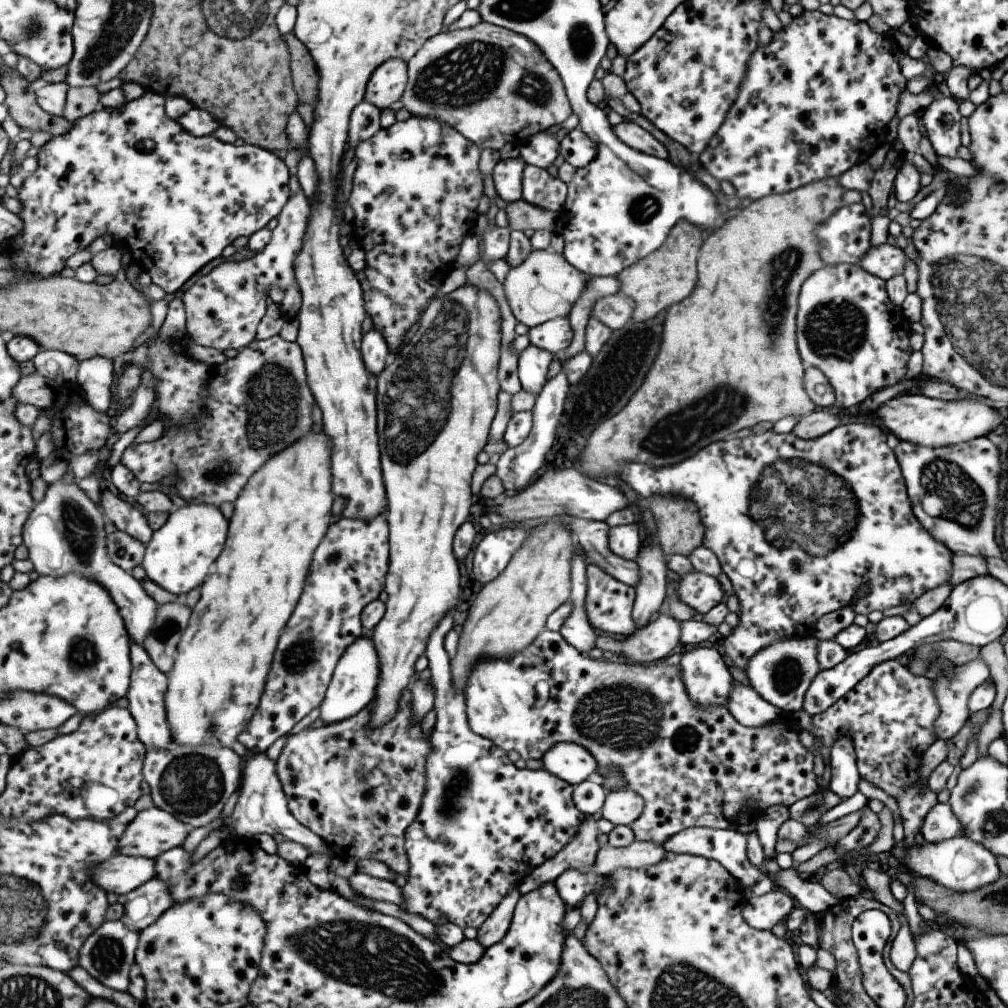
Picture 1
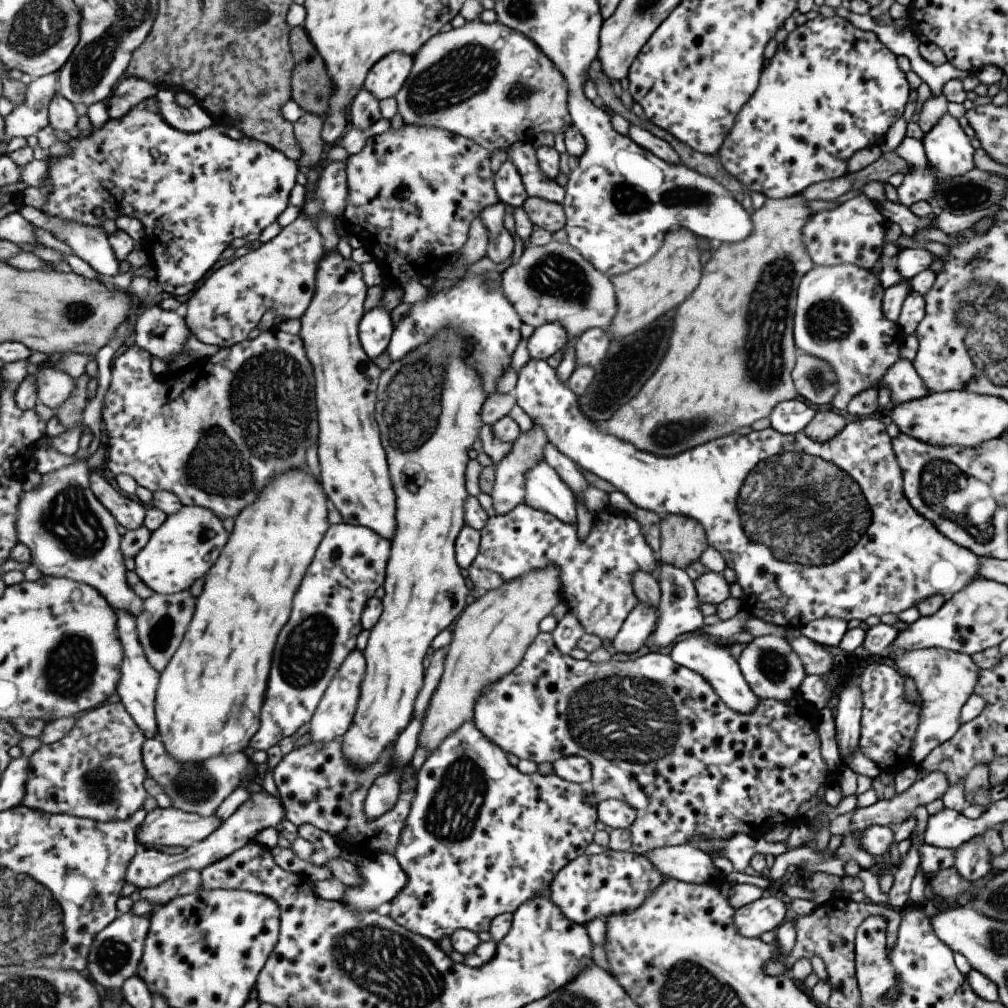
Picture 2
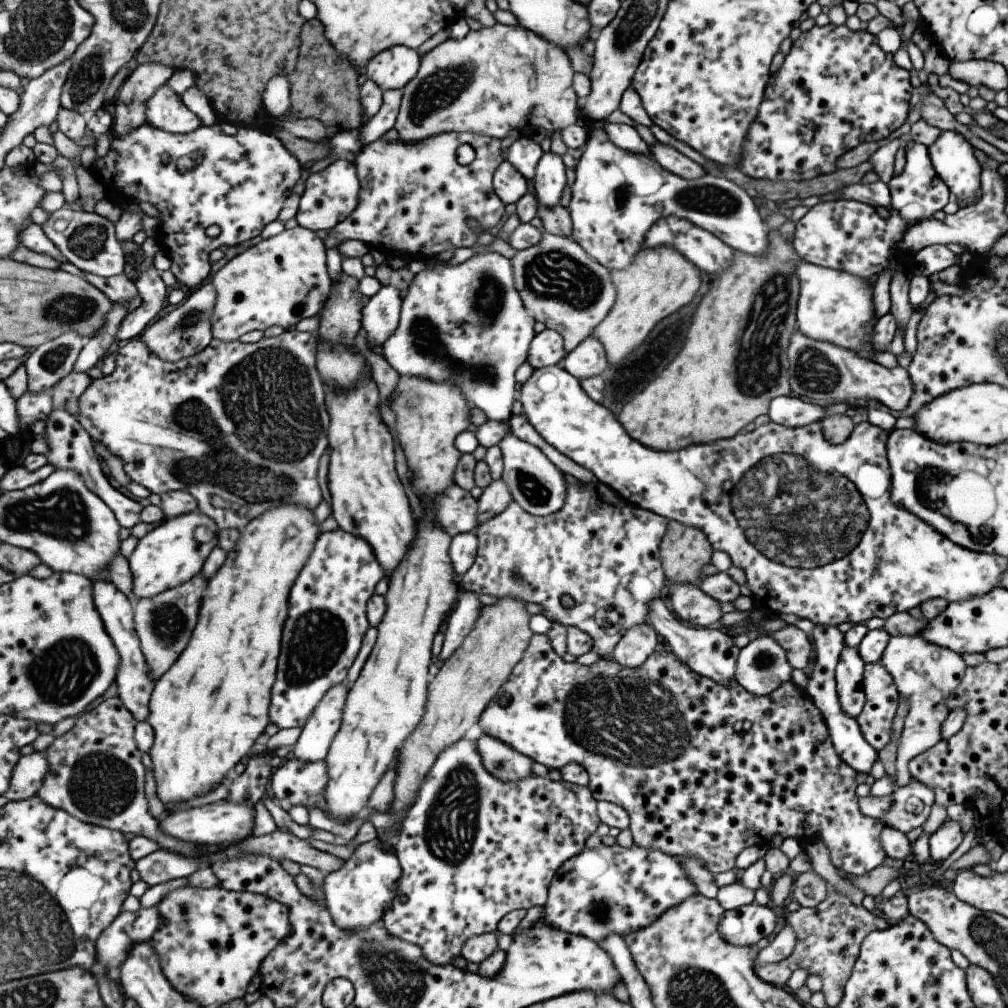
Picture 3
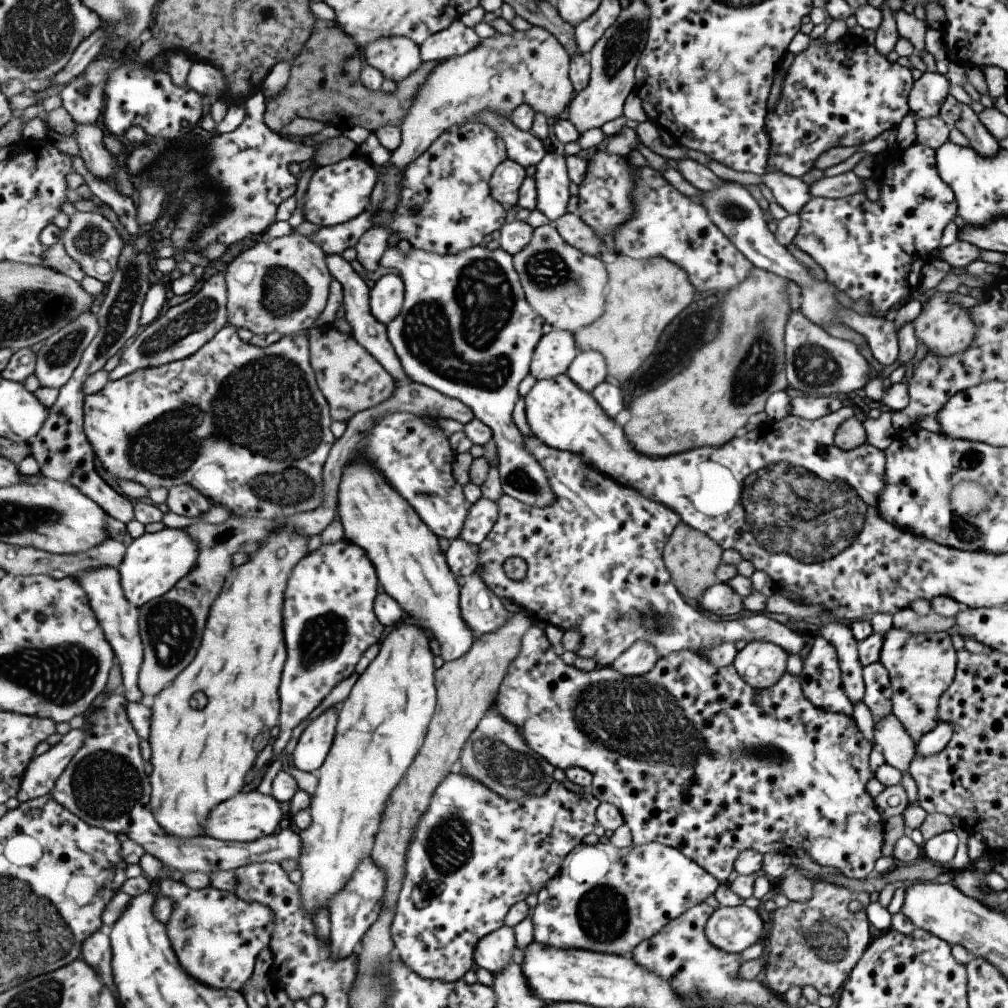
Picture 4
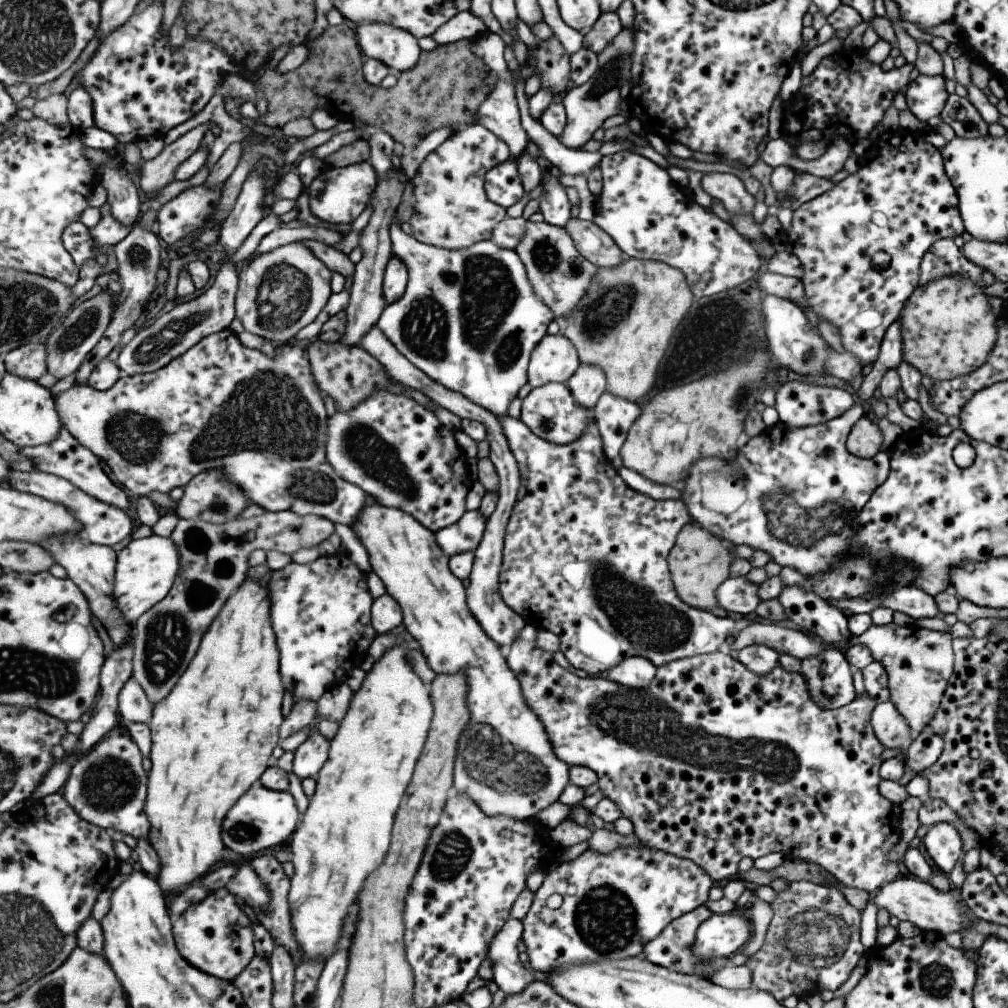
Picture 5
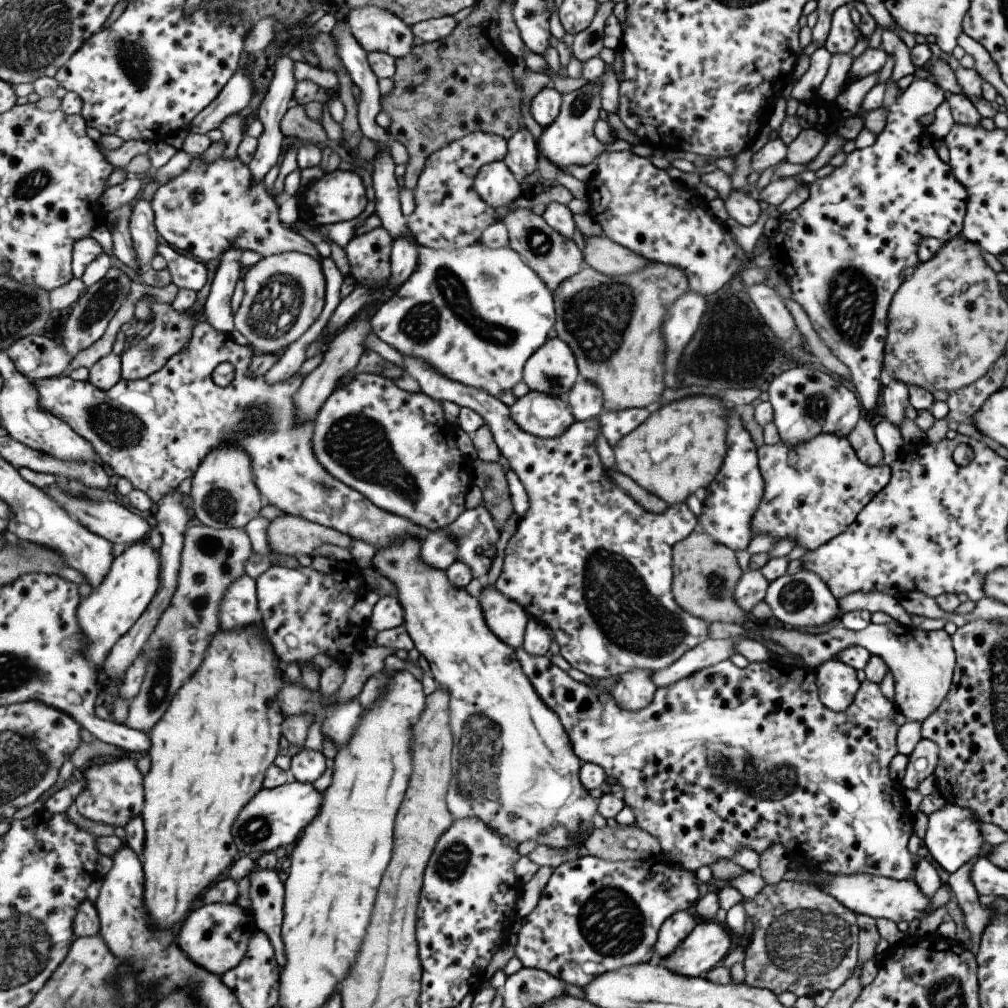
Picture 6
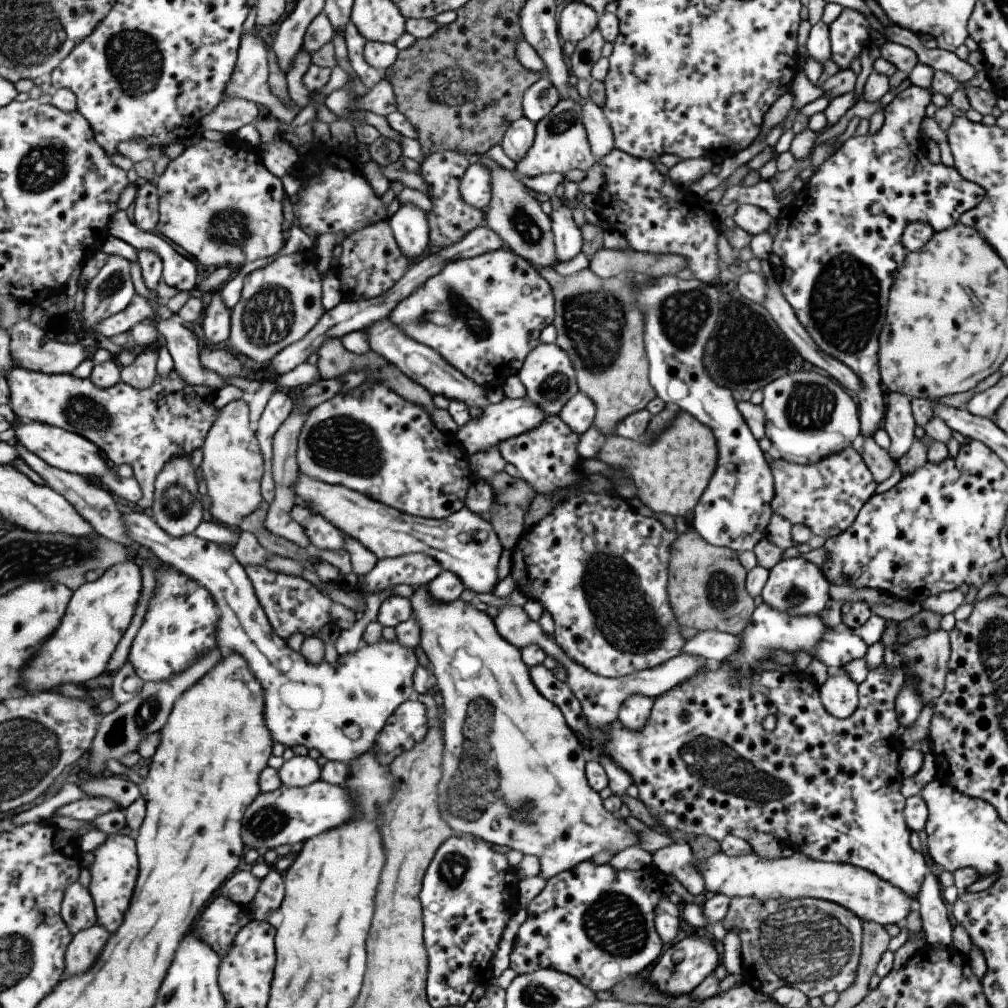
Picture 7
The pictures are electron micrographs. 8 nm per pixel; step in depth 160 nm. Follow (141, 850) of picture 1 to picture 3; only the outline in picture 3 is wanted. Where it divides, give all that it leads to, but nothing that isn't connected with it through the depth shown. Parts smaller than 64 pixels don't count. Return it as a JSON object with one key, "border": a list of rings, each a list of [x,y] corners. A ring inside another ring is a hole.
{"border":[[[230,800],[213,803],[189,810],[177,810],[163,820],[161,830],[173,838],[185,840],[185,842],[195,842],[195,844],[215,845],[233,844],[237,840],[243,841],[250,838],[255,830],[255,810],[254,806],[247,804],[237,804]]]}

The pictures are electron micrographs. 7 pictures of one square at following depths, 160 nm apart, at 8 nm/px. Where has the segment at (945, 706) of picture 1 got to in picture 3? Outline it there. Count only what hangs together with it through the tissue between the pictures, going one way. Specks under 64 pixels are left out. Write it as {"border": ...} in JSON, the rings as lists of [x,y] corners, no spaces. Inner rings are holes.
{"border":[[[889,636],[889,641],[883,650],[879,661],[881,667],[891,676],[898,700],[908,702],[908,710],[903,720],[903,730],[897,742],[897,757],[895,760],[895,786],[905,787],[909,784],[910,773],[907,762],[940,742],[939,728],[948,714],[945,700],[957,688],[963,677],[966,665],[961,655],[936,646],[933,642],[923,640],[921,636]]]}

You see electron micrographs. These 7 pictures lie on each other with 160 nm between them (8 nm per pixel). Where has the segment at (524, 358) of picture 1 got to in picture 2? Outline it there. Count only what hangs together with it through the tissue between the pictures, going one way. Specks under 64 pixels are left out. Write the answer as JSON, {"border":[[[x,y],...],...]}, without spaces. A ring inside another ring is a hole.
{"border":[[[531,358],[518,372],[518,385],[515,395],[519,406],[531,415],[535,423],[543,425],[548,432],[551,443],[556,444],[566,455],[569,455],[579,466],[610,482],[617,491],[623,491],[637,506],[655,511],[659,516],[669,514],[687,515],[700,522],[706,533],[706,542],[716,550],[725,561],[726,567],[735,572],[735,580],[741,587],[742,606],[747,609],[749,616],[764,617],[765,622],[771,622],[785,629],[798,629],[804,624],[821,617],[837,617],[846,621],[859,619],[864,621],[868,616],[883,615],[904,611],[915,607],[918,602],[931,595],[940,594],[945,600],[951,598],[960,588],[977,577],[978,556],[966,548],[953,544],[945,538],[926,518],[917,514],[907,502],[902,491],[901,471],[892,451],[891,438],[886,431],[886,419],[882,421],[873,418],[861,418],[846,424],[825,442],[818,443],[803,431],[784,435],[771,427],[760,431],[751,431],[745,436],[729,434],[707,444],[695,446],[674,457],[658,457],[647,451],[639,450],[633,443],[625,442],[605,431],[604,425],[596,425],[580,409],[578,394],[564,383],[558,375],[558,370],[549,366],[545,360]]]}

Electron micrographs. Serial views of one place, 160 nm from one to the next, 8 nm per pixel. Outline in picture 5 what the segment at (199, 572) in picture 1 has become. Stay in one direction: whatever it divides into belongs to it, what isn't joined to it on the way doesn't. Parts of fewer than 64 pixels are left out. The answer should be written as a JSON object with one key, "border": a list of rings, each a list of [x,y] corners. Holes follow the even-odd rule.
{"border":[[[135,538],[127,542],[126,548],[118,554],[118,567],[115,574],[115,600],[127,624],[134,625],[149,610],[154,609],[171,593],[181,570],[179,546],[172,538]]]}

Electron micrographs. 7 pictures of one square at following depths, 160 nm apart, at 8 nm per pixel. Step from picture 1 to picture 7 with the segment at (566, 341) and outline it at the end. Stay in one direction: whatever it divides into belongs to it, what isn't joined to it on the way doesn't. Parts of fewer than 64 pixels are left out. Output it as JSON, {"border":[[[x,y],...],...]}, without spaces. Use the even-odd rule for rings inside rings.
{"border":[[[556,342],[541,343],[534,348],[519,371],[518,378],[526,388],[527,397],[543,407],[549,415],[559,415],[563,407],[580,391],[578,373],[567,351]]]}

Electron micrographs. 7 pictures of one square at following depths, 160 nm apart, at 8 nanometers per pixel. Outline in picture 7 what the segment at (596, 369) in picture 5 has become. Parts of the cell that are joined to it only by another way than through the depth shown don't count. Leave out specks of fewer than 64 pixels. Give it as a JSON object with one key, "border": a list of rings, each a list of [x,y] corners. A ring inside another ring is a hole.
{"border":[[[580,390],[574,397],[571,397],[559,415],[574,431],[581,435],[595,425],[596,414],[595,401],[586,392]]]}

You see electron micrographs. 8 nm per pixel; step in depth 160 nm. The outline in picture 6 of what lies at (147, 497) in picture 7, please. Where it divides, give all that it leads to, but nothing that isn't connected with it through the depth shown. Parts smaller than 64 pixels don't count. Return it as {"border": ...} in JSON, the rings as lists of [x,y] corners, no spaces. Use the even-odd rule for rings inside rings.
{"border":[[[203,320],[195,326],[189,348],[173,356],[162,370],[149,378],[123,378],[111,390],[100,390],[90,381],[77,381],[65,375],[35,380],[33,384],[39,390],[39,406],[43,410],[61,418],[72,430],[83,436],[87,442],[91,442],[95,452],[99,454],[100,461],[113,476],[128,479],[134,488],[145,492],[155,504],[160,503],[173,490],[178,490],[187,478],[194,477],[211,450],[229,444],[243,446],[251,454],[257,486],[266,504],[277,506],[289,515],[296,515],[343,532],[353,539],[370,544],[376,552],[383,548],[387,550],[387,546],[393,546],[397,542],[403,544],[407,538],[423,541],[430,532],[425,526],[419,526],[407,518],[379,508],[361,492],[343,484],[319,464],[313,450],[315,421],[299,424],[293,404],[293,396],[303,386],[305,377],[295,374],[287,382],[271,386],[264,376],[253,376],[253,351],[248,344],[239,346],[230,335],[221,334],[219,330],[215,330],[215,326]],[[222,362],[230,363],[234,367],[234,379],[224,388],[213,382],[213,370]],[[484,505],[471,510],[466,509],[453,524],[445,526],[443,530],[451,536],[451,540],[455,540],[459,548],[457,561],[465,562],[473,570],[473,578],[484,579],[493,566],[493,560],[497,556],[497,542],[501,538],[501,530],[491,516],[491,512]]]}

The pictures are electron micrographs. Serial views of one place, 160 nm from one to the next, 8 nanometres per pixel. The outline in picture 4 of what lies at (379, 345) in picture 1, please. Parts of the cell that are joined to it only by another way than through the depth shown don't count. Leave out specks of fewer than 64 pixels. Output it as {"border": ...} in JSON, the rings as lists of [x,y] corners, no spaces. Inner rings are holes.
{"border":[[[385,274],[371,289],[370,308],[375,319],[389,327],[389,324],[403,311],[406,287],[399,274]]]}

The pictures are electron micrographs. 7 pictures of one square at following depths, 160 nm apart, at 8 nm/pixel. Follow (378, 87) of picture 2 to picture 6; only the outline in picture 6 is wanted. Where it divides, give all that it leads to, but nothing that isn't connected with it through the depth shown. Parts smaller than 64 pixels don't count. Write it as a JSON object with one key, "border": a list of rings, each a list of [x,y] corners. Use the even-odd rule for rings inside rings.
{"border":[[[361,6],[347,11],[346,18],[353,35],[368,52],[381,50],[399,59],[414,50],[412,27],[389,10],[379,6]]]}

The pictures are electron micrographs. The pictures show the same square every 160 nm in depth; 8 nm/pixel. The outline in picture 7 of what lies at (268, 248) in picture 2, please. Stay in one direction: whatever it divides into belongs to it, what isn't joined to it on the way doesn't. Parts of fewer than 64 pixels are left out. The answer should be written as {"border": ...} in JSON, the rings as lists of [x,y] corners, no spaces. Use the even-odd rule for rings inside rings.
{"border":[[[295,253],[292,255],[279,256],[278,259],[271,261],[262,269],[255,269],[253,272],[249,273],[244,280],[242,296],[239,302],[232,308],[232,321],[231,321],[231,334],[228,342],[230,343],[230,348],[233,348],[238,354],[244,354],[249,359],[255,362],[272,362],[275,357],[278,356],[282,350],[285,350],[288,346],[293,345],[296,342],[299,342],[302,338],[305,338],[311,330],[315,328],[315,325],[322,320],[323,315],[327,312],[326,307],[324,306],[323,297],[324,297],[324,286],[323,286],[323,274],[321,274],[318,269],[317,262],[309,262],[305,258],[305,254]]]}

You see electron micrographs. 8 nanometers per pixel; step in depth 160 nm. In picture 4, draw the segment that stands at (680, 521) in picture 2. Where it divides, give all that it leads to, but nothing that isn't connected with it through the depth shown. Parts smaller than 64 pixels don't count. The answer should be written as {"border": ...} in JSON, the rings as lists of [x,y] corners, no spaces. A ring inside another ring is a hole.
{"border":[[[679,524],[663,546],[662,560],[679,595],[697,602],[701,594],[715,584],[715,570],[721,564],[721,554],[721,548],[709,536],[687,524]]]}

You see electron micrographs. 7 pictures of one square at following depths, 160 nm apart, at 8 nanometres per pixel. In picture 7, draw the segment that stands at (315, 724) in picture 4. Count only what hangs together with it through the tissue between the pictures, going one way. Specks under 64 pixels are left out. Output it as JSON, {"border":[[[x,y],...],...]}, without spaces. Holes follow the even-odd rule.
{"border":[[[294,755],[279,771],[286,787],[306,787],[322,778],[322,766],[308,755]]]}

